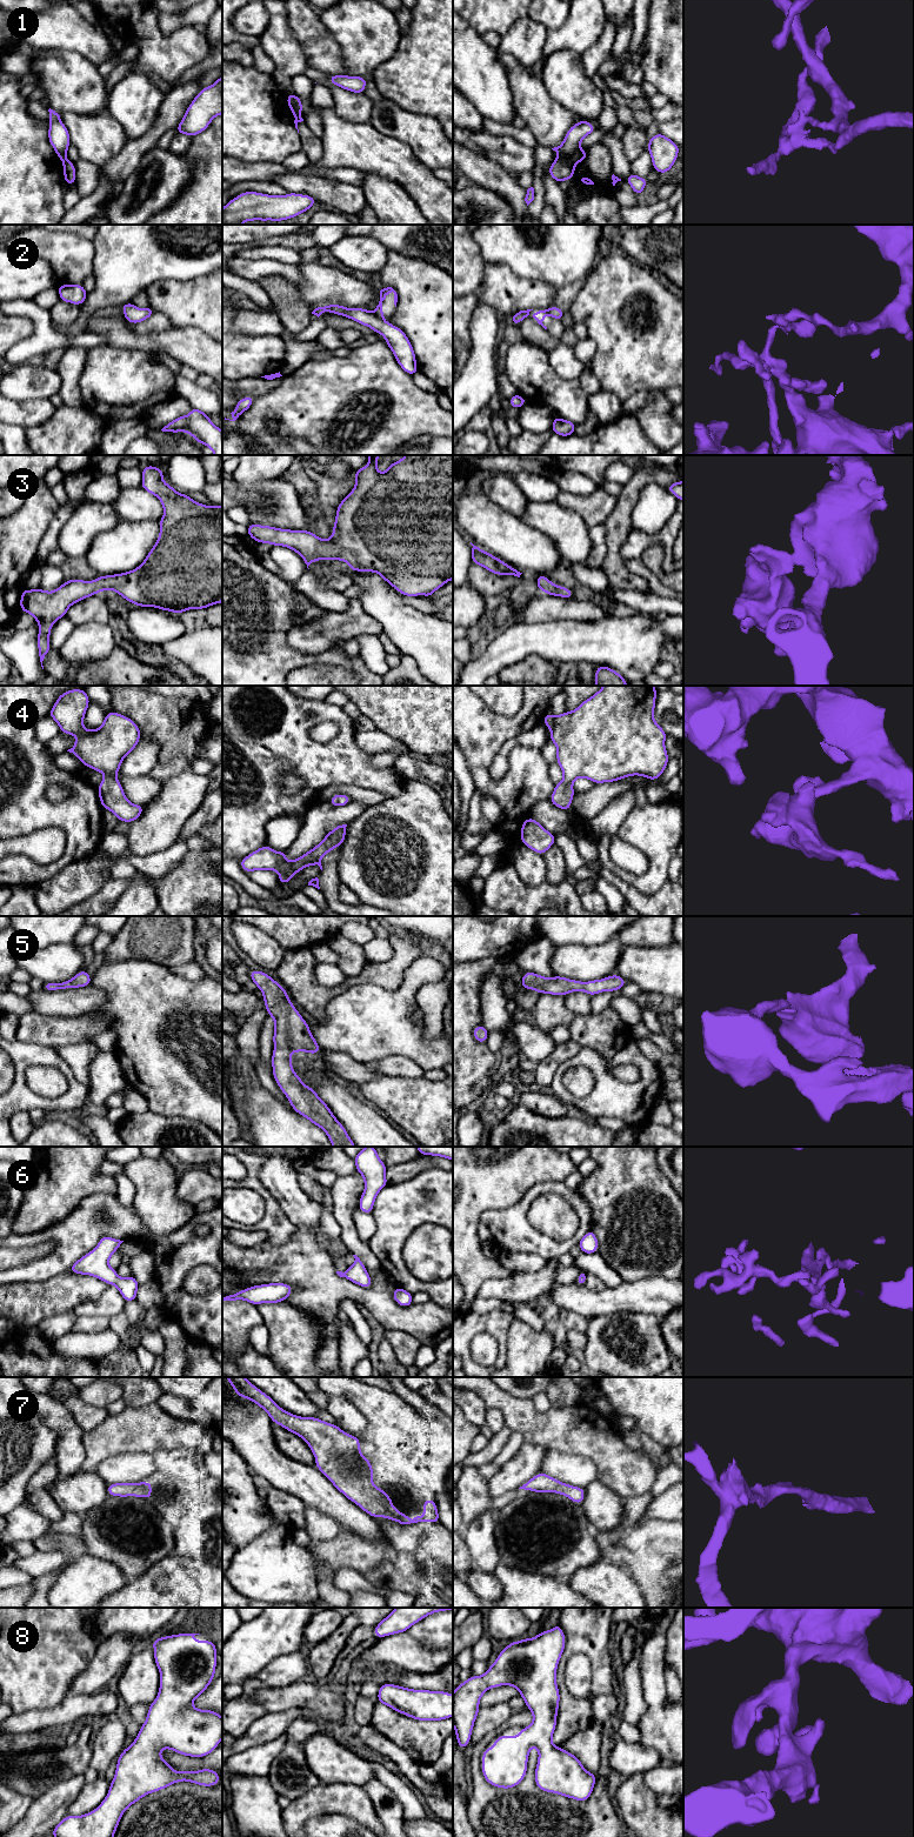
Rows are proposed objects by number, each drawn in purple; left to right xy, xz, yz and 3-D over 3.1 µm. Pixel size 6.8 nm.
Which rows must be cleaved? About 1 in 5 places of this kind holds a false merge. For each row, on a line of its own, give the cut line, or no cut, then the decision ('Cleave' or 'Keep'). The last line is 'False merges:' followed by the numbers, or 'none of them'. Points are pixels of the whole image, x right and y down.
1: Split along yz (556, 159), (573, 159), (575, 161). Cleave
2: Split along xz (373, 314), (382, 320). Cleave
3: No split. Keep
4: No split. Keep
5: No split. Keep
6: No split. Keep
7: No split. Keep
8: No split. Keep
False merges: 1, 2

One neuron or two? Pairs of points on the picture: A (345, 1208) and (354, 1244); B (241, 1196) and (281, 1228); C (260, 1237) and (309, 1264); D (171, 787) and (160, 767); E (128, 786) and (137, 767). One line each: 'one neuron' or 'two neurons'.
A: one neuron
B: two neurons
C: two neurons
D: two neurons
E: two neurons

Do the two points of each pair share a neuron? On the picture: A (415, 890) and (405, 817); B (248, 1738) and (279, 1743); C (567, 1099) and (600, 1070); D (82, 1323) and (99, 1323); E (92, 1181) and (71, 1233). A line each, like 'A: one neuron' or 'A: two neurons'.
A: one neuron
B: two neurons
C: one neuron
D: one neuron
E: two neurons

